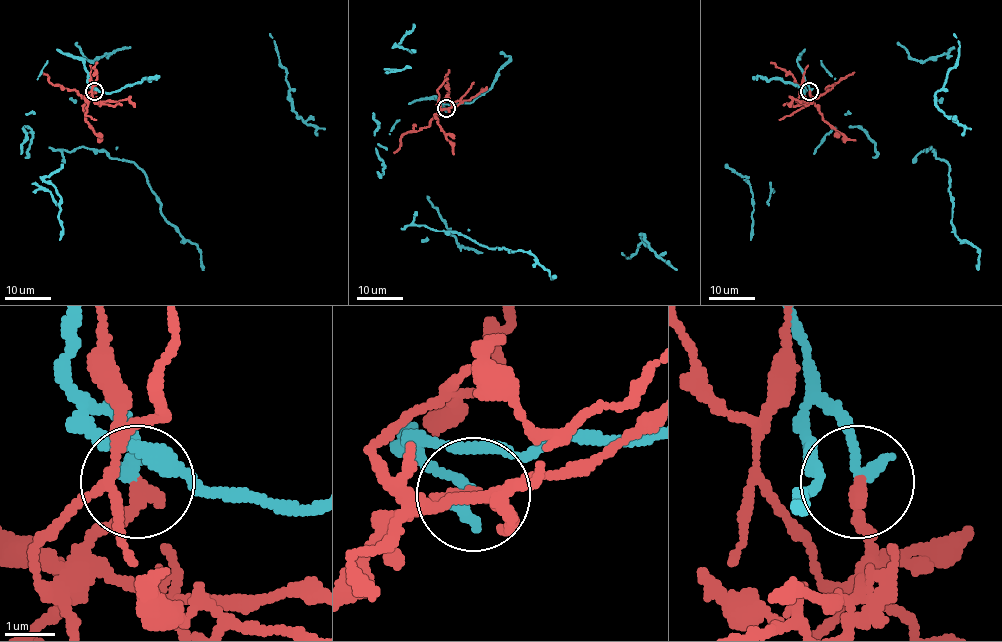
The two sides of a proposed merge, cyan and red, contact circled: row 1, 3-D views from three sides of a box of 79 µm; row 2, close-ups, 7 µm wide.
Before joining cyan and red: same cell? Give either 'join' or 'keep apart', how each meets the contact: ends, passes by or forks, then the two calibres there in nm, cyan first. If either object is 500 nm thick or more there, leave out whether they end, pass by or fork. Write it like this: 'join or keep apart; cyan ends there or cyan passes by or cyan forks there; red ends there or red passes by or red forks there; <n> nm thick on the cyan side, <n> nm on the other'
keep apart; cyan ends there; red ends there; 280 nm thick on the cyan side, 280 nm on the other

